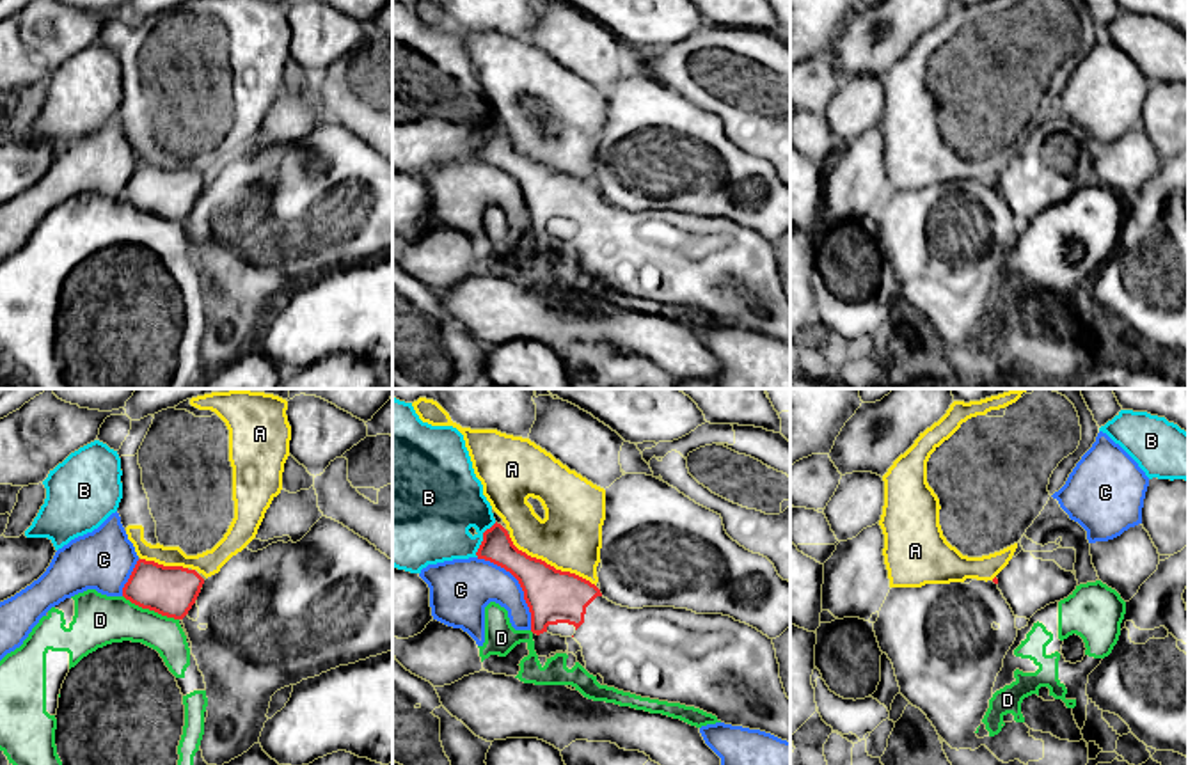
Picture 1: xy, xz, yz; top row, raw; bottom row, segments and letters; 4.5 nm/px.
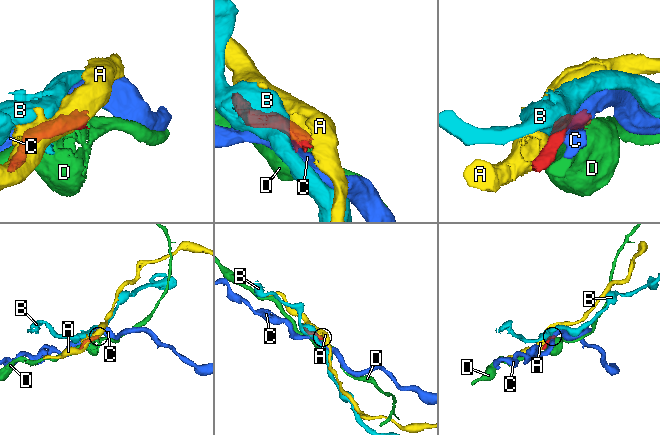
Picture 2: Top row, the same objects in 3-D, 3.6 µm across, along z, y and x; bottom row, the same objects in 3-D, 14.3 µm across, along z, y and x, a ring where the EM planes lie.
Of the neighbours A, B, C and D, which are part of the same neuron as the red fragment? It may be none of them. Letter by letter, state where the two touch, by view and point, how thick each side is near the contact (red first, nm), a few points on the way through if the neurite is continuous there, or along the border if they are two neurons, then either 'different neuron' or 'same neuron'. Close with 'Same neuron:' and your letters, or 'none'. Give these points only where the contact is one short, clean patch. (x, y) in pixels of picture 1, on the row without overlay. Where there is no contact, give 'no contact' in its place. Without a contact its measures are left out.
A: xz (549, 167) | 240/300 nm | different neuron
B: xz (483, 141) | 140/360 nm | different neuron
C: xz (519, 185) | 240/260 nm | different neuron
D: xy (151, 212) | 220/240 nm | different neuron
Same neuron: none

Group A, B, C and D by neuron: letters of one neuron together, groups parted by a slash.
A / B / C / D

